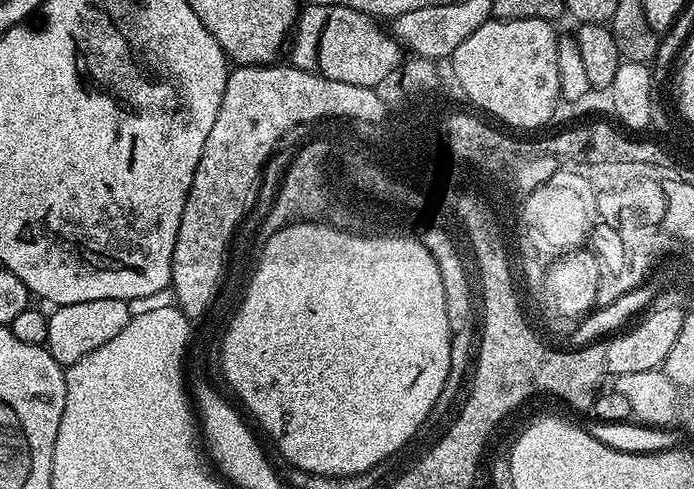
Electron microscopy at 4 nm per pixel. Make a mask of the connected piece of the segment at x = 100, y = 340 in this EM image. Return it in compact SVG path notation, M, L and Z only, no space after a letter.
M94 298L94 302L74 302L53 307L47 313L46 347L54 362L67 366L86 358L90 350L98 350L110 338L116 337L132 321L128 301L118 298Z

